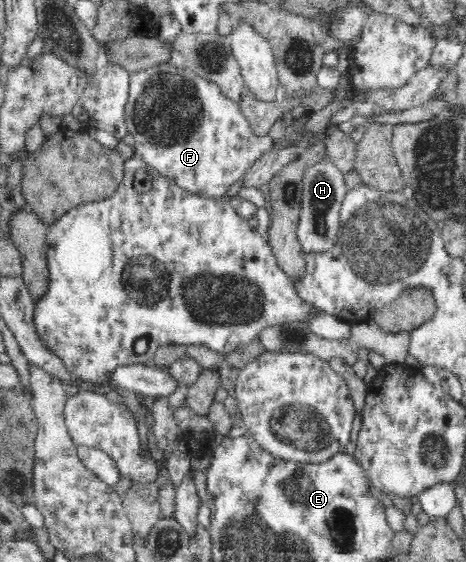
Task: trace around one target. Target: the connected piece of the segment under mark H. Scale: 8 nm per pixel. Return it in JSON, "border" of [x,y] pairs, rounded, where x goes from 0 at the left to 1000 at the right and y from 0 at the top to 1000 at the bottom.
{"border":[[[700,274],[682,290],[652,299],[646,333],[646,374],[635,420],[655,450],[697,450],[721,436],[730,374],[745,345],[738,308]]]}

